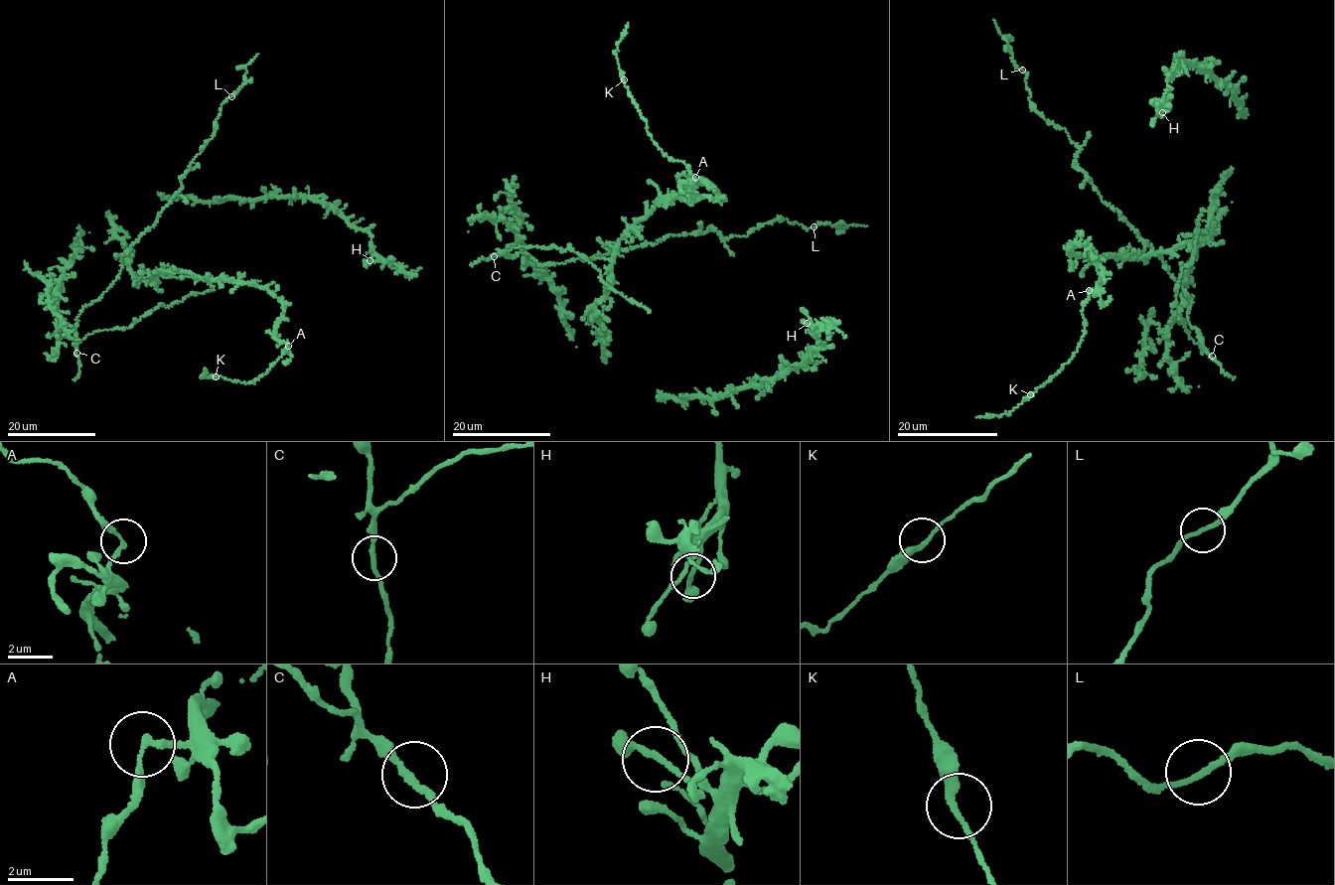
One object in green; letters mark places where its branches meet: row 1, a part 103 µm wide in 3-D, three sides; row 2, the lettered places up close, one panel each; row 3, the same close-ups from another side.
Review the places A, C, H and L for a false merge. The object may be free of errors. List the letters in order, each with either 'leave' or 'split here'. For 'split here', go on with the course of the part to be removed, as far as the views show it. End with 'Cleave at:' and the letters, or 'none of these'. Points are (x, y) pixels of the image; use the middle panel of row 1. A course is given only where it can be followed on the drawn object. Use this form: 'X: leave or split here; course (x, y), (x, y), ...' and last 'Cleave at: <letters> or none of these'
A: split here; course (695, 177), (683, 163), (663, 153), (655, 143), (646, 127), (646, 119), (627, 87), (615, 51), (628, 23)
C: leave
H: leave
L: leave
Cleave at: A

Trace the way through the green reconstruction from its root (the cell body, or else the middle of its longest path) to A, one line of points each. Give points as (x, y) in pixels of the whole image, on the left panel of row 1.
A: (154, 282), (152, 272), (185, 270), (202, 277), (263, 287), (282, 303), (275, 337), (288, 346)

